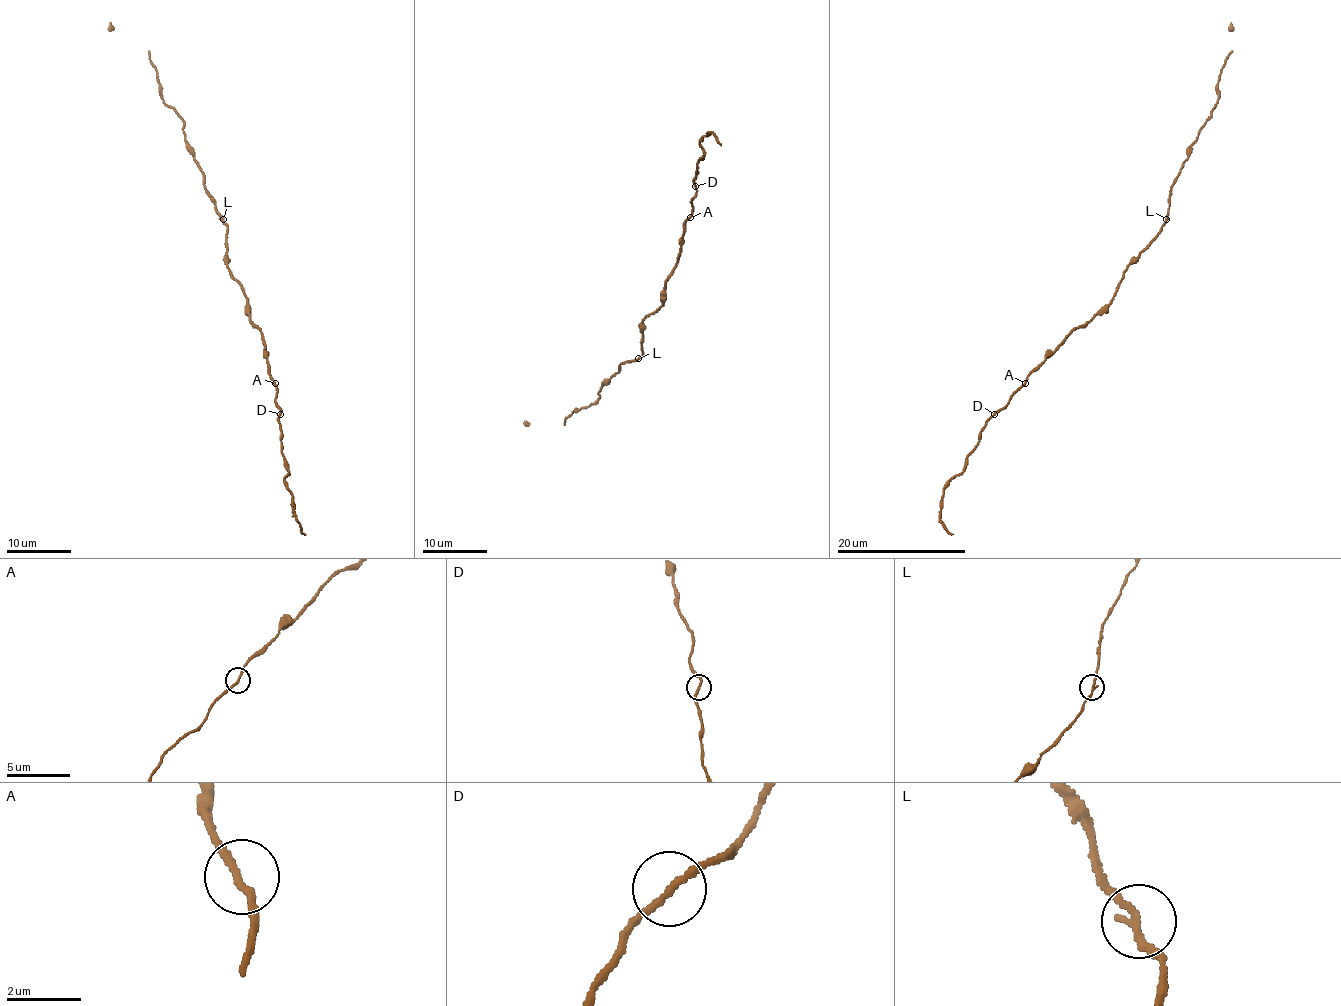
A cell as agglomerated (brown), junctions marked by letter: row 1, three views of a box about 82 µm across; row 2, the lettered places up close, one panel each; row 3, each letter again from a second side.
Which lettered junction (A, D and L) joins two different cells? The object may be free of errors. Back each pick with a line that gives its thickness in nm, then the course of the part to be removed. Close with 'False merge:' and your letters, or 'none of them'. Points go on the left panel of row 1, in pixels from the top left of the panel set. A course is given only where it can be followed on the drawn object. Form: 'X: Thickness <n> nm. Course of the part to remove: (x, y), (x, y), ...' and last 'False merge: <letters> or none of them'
False merge: none of them

